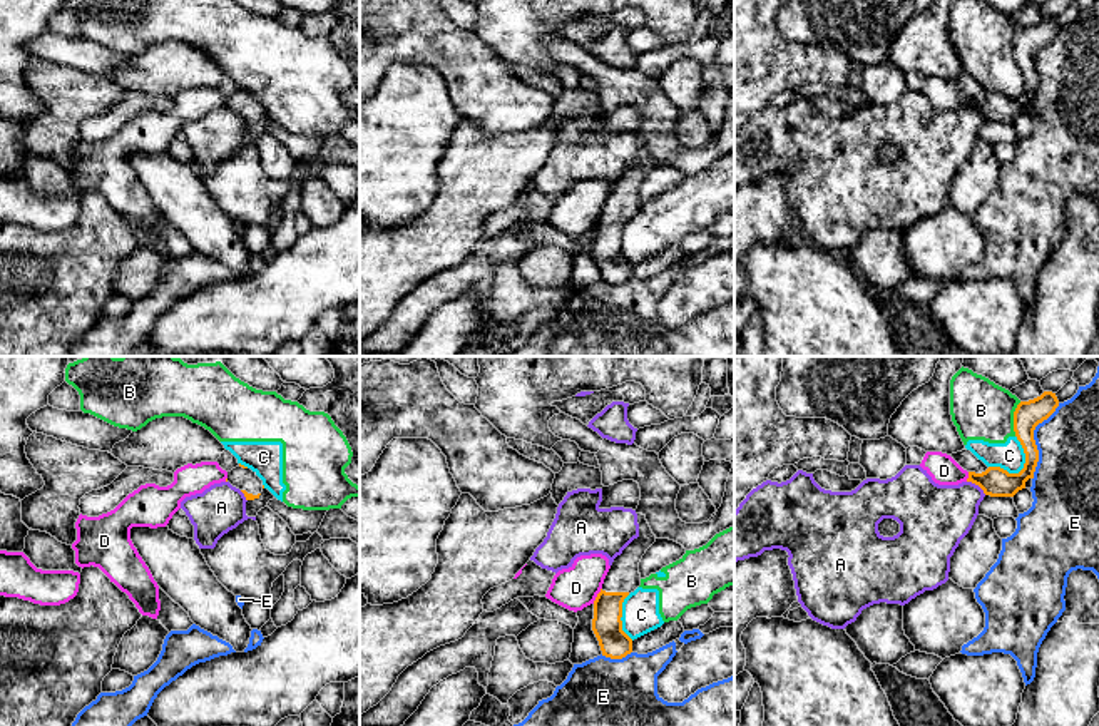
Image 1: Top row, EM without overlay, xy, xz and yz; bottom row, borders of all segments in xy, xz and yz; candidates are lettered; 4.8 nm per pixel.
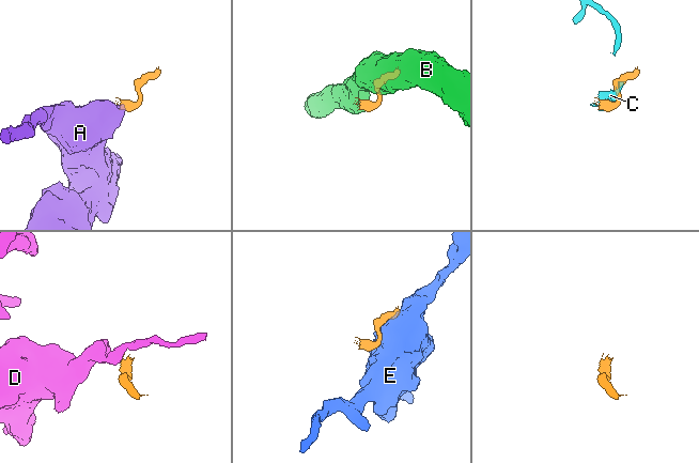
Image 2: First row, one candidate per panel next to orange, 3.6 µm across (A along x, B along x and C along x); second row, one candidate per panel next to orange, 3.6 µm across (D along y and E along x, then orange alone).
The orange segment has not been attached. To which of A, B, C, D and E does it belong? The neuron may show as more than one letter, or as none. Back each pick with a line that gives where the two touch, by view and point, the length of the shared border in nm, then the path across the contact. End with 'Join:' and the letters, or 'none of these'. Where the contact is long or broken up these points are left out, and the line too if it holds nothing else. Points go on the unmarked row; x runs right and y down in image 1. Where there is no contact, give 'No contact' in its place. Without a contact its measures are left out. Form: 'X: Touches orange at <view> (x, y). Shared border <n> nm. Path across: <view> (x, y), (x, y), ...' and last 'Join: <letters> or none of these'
Join: none of these

